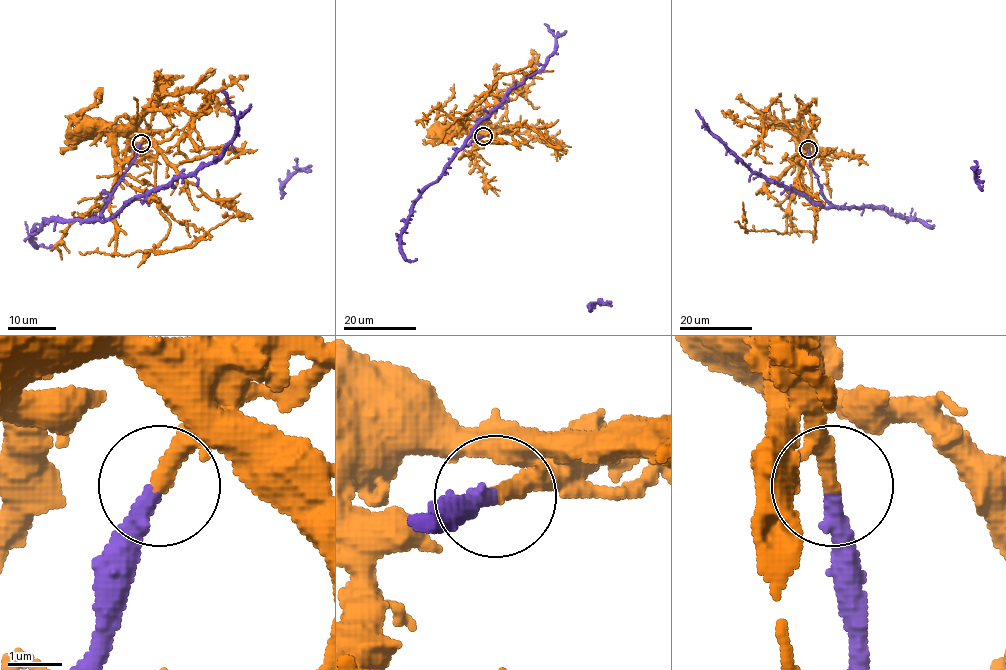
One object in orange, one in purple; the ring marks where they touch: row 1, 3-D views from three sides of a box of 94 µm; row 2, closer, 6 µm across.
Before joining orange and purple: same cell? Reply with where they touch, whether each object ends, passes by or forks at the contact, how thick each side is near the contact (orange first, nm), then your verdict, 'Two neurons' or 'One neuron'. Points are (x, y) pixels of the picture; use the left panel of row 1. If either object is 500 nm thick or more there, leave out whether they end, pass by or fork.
Place: (141, 143). At the ring orange passes by. At the ring purple ends. Thickness 240 nm (orange) against 360 nm. Two neurons

